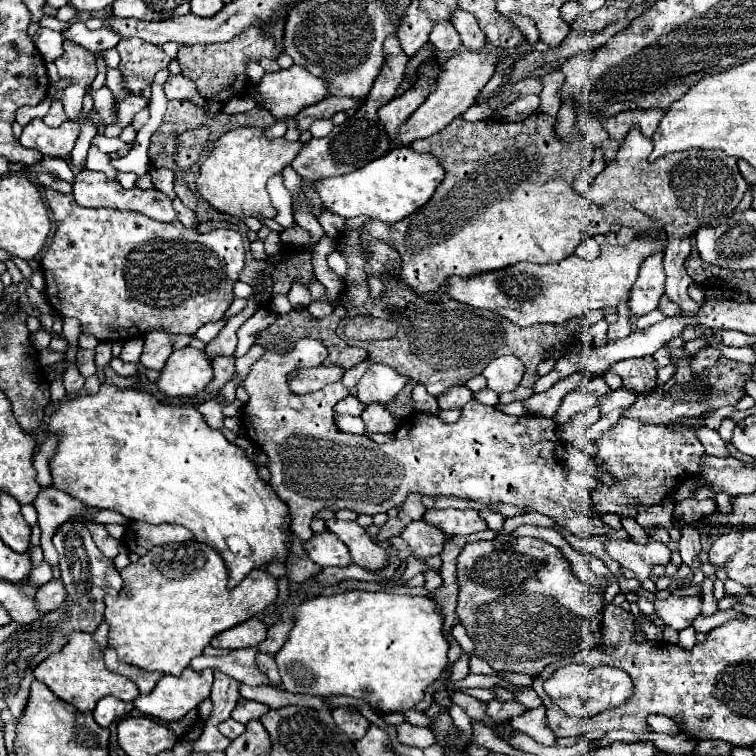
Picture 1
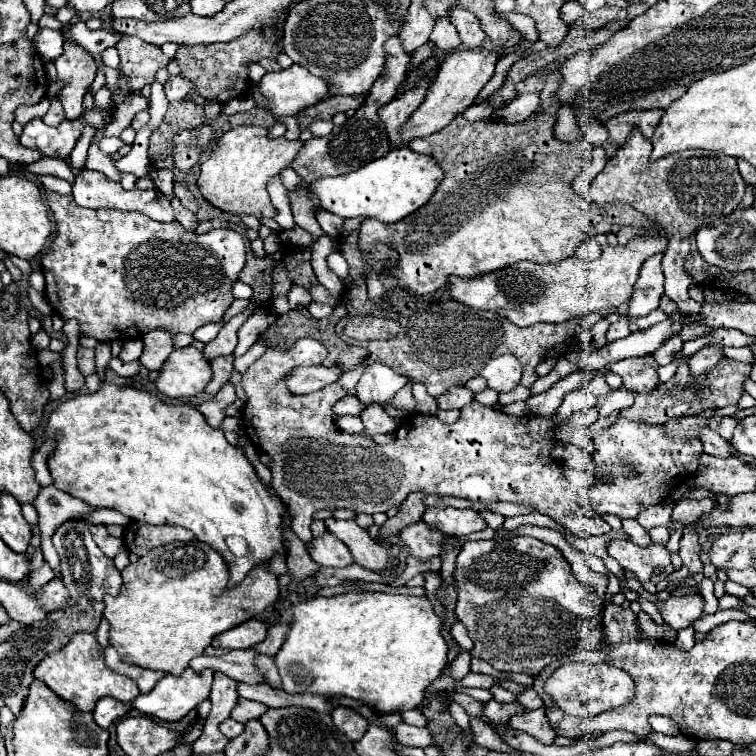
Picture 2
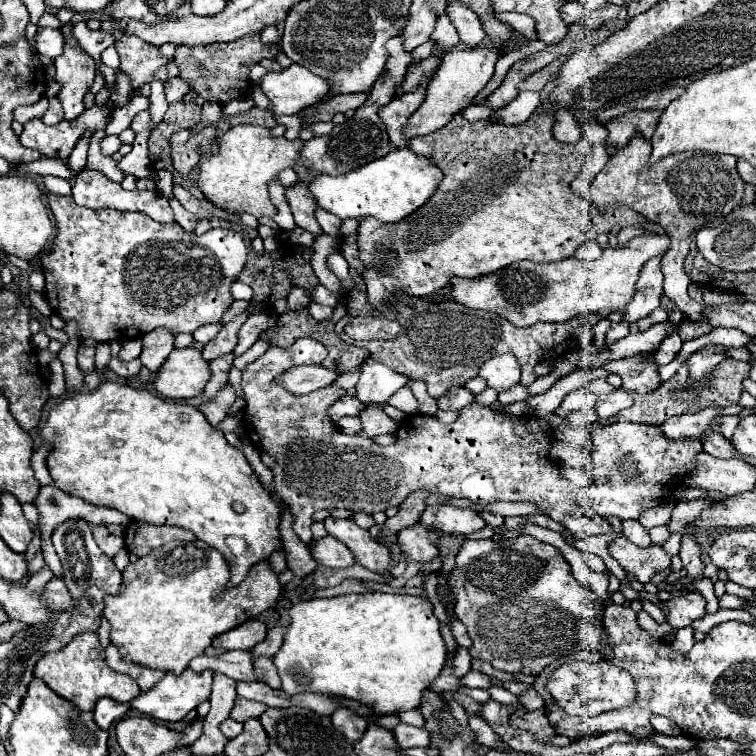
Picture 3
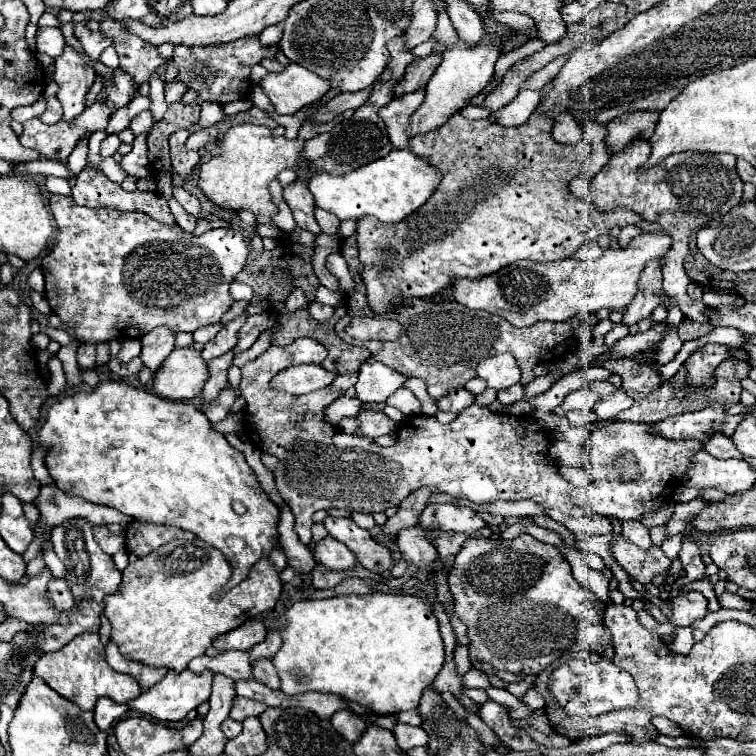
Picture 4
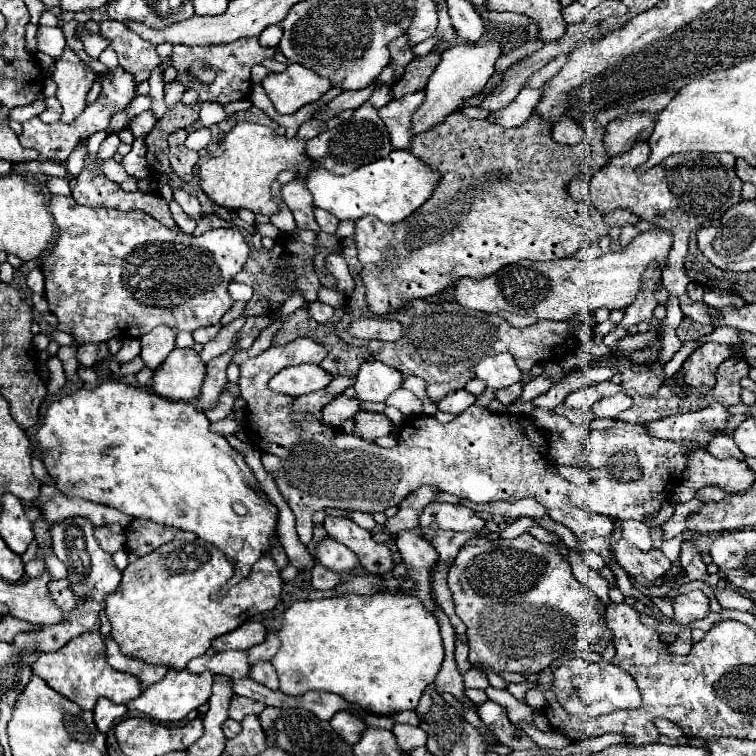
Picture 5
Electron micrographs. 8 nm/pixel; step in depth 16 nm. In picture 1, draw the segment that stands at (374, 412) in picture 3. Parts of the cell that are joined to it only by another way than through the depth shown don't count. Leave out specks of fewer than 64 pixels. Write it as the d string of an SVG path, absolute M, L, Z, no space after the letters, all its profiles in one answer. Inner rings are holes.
M374 402L370 406L366 406L362 420L366 424L366 432L384 432L384 434L392 434L398 428L398 418L390 414L390 410L380 404Z

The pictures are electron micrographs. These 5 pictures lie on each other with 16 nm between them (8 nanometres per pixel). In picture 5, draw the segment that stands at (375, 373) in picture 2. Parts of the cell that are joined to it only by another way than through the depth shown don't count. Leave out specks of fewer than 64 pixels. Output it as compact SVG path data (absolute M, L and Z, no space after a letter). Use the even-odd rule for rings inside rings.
M370 360L360 366L358 380L354 384L356 398L362 402L384 402L404 382L404 376L384 362Z

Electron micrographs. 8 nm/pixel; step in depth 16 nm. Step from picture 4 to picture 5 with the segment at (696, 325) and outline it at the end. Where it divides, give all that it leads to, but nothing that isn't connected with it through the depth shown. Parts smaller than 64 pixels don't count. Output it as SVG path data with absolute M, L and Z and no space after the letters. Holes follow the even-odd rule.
M684 318L682 324L678 326L678 338L684 342L684 340L698 340L706 334L710 334L714 328L712 326L706 326L706 324L698 324L690 318Z

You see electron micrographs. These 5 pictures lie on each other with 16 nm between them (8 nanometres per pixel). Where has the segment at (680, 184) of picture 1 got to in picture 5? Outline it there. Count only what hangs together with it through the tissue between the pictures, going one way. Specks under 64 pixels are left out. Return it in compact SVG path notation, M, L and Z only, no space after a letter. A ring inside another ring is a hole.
M636 142L628 152L612 156L608 164L594 174L590 182L590 200L598 212L610 212L614 208L626 208L634 212L642 220L658 224L660 228L672 232L674 242L668 252L668 264L662 270L664 290L678 298L680 310L684 316L714 326L716 309L706 306L704 302L694 302L686 294L688 276L684 272L684 258L688 254L688 238L692 230L698 230L706 224L720 222L720 216L742 198L742 180L734 170L734 156L728 154L700 154L700 152L684 152L676 156L668 156L668 160L650 168L648 172L636 172L648 160L650 146L648 142Z

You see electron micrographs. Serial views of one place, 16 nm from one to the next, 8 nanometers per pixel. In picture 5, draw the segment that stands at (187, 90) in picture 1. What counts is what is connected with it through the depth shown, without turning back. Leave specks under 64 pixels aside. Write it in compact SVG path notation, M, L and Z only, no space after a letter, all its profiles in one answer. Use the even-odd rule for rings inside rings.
M168 82L166 86L164 86L164 90L166 90L166 104L168 104L168 108L170 106L174 106L176 102L180 102L180 98L182 98L182 94L184 94L184 84L180 84L180 82Z

